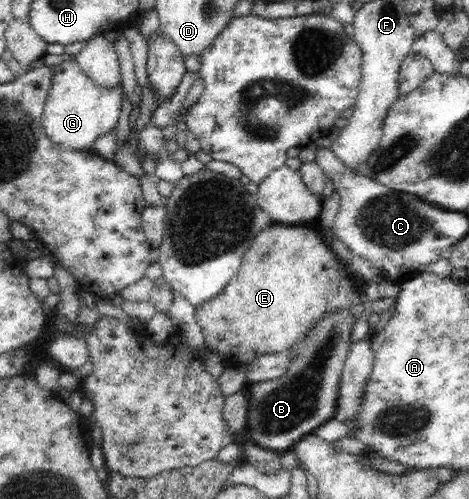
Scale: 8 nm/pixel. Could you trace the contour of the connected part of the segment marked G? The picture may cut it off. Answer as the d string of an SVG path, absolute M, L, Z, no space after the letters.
M64 60L52 67L54 76L50 92L44 104L42 125L46 136L54 144L60 144L84 152L93 148L95 140L117 126L121 113L122 88L100 88L88 78L79 67L78 61Z

